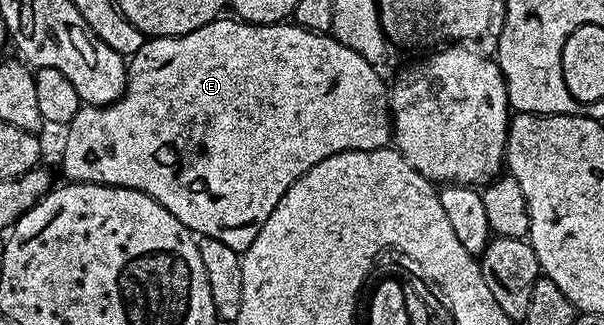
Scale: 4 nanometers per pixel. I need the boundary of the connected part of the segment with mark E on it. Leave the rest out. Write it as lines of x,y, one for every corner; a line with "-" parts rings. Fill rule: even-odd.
220,17
214,19
209,25
201,25
201,29
193,29
193,33
185,33
184,35
164,35
162,37
148,38
142,45
139,52
130,56
127,64
127,90
124,91
123,97
118,99
116,103
111,103
108,107
88,107
80,106
79,111
71,118
71,122
66,124
67,140
63,143
63,179
72,183
100,183
101,185
109,185
110,187
128,187
134,191
145,193
149,197
153,197
165,209
169,209
169,213
173,213
173,217
177,217
177,221
181,221
181,225
185,225
196,236
204,239
216,239
217,241
225,241
225,245
229,245
229,249
237,252
245,252
249,249
249,245
253,245
253,241
257,237
257,233
261,233
261,225
265,225
265,221
269,221
269,213
273,213
273,209
277,209
277,201
281,201
281,197
285,197
285,193
294,183
305,173
309,173
309,169
313,169
313,165
317,165
321,161
325,161
325,157
331,157
342,151
372,151
378,147
386,147
392,142
393,132
391,130
391,101
389,98
389,87
379,76
380,68
374,63
365,61
359,53
353,53
353,49
349,49
347,45
341,45
341,41
337,41
334,35
324,33
322,31
310,31
304,27
299,27
294,21
284,21
281,23
244,23
238,17

